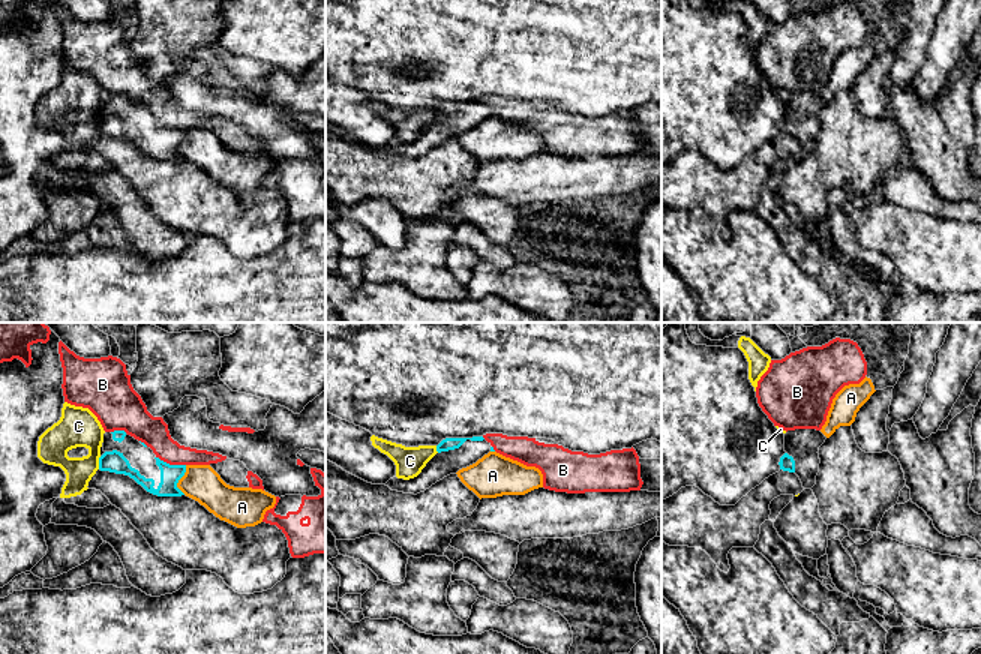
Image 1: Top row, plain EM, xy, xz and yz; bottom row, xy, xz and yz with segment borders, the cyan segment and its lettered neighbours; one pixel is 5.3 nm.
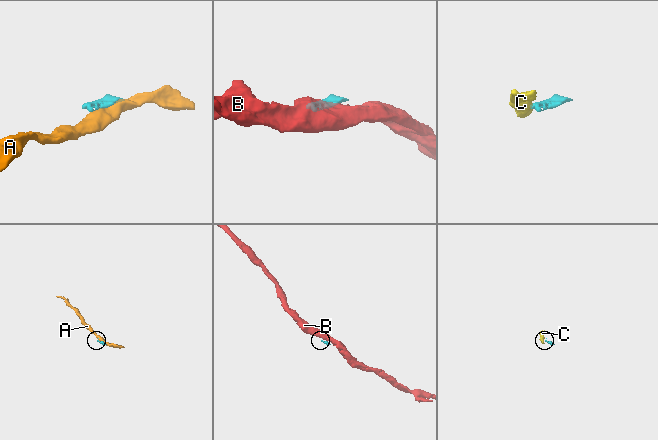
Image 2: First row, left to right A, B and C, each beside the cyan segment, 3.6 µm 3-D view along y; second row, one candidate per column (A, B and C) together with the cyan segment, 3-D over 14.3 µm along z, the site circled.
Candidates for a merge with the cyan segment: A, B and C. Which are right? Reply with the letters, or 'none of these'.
none of these

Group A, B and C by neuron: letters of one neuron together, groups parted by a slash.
A / B / C

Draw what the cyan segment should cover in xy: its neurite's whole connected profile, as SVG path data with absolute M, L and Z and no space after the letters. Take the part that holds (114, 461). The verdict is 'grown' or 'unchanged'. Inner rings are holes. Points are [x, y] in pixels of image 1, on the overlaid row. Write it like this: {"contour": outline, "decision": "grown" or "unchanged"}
{"contour": "M124 430L104 434L104 454L99 470L124 474L158 496L182 496L178 480L186 465L170 465L160 460L150 447L128 435Z", "decision": "grown"}

